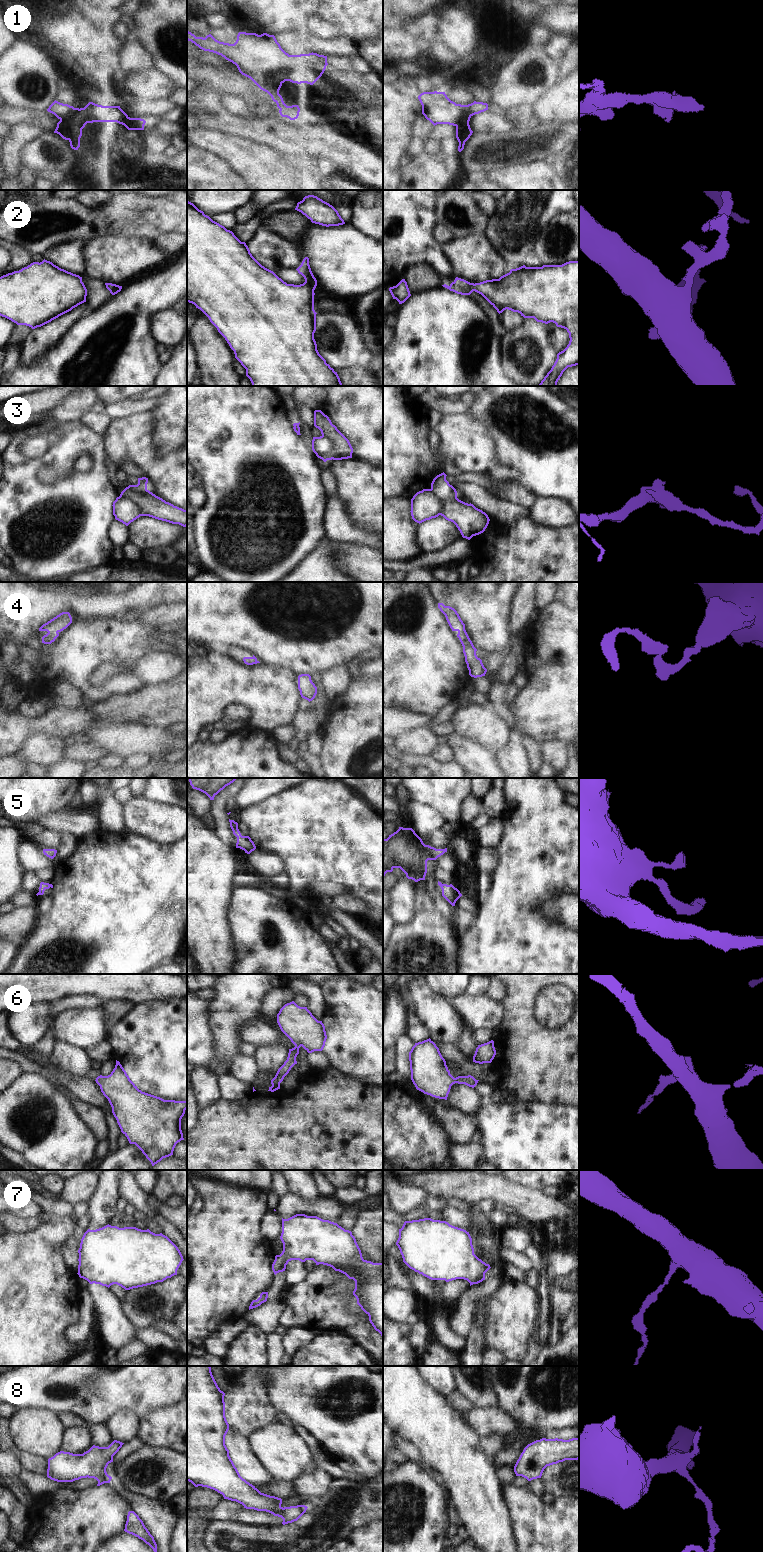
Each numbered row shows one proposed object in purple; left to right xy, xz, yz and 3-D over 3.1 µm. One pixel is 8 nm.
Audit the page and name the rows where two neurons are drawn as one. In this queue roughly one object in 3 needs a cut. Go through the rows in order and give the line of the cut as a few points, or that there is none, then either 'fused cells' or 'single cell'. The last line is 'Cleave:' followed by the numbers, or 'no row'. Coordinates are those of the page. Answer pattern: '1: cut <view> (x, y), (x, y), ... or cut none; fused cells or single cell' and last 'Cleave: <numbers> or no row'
1: cut none; single cell
2: cut none; single cell
3: cut xy (146, 489), (132, 496), (132, 500), (138, 507), (141, 515); fused cells
4: cut none; single cell
5: cut none; single cell
6: cut none; single cell
7: cut none; single cell
8: cut none; single cell
Cleave: 3

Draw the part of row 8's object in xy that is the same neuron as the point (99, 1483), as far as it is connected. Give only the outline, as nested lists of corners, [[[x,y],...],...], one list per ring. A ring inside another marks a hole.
[[[114,1440],[108,1447],[93,1445],[83,1454],[73,1454],[60,1451],[48,1459],[47,1477],[57,1482],[73,1482],[81,1478],[94,1478],[98,1481],[97,1486],[110,1483],[112,1477],[106,1472],[109,1463],[113,1462],[113,1456],[119,1451],[124,1443]]]

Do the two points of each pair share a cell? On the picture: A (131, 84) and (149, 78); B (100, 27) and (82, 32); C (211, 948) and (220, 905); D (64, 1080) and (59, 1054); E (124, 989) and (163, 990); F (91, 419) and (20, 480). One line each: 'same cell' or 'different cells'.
A: same cell
B: same cell
C: same cell
D: different cells
E: same cell
F: different cells

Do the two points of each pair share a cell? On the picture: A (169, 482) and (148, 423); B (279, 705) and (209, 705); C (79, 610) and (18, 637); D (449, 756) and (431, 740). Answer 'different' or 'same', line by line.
A: same
B: same
C: same
D: different

